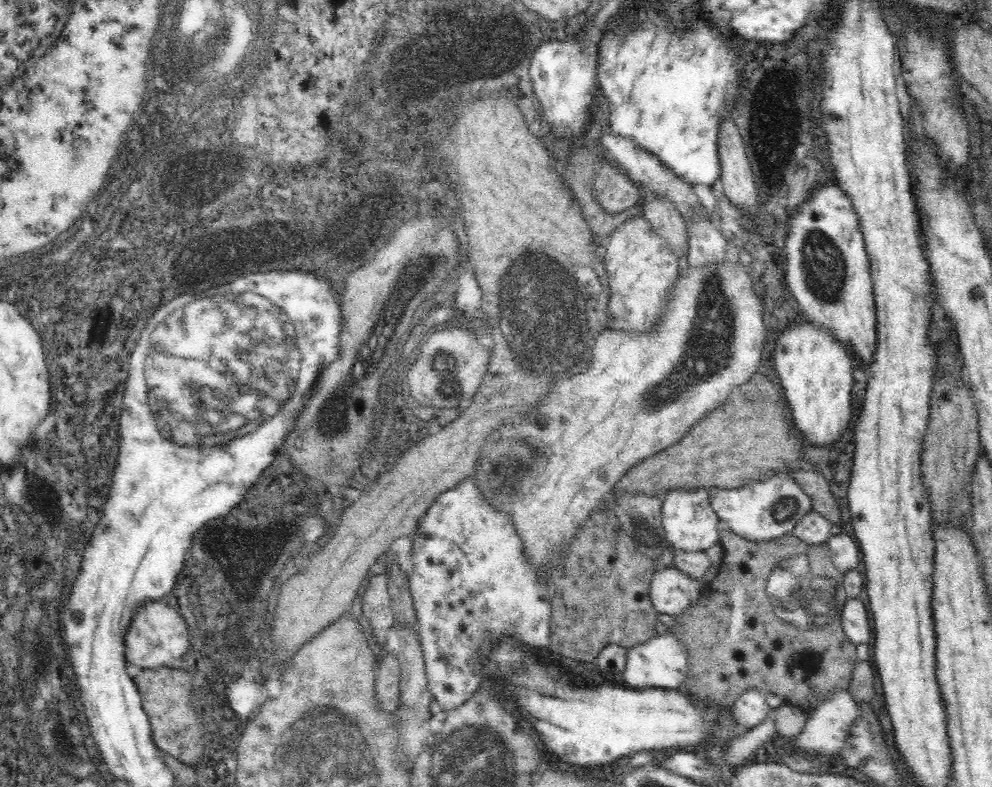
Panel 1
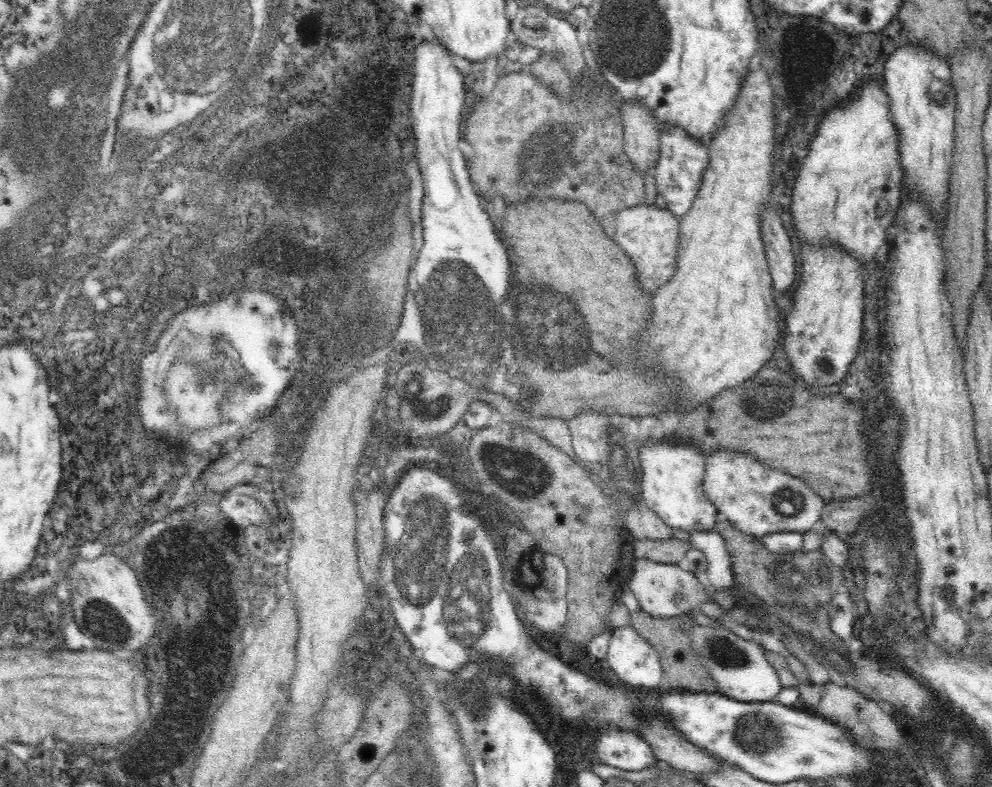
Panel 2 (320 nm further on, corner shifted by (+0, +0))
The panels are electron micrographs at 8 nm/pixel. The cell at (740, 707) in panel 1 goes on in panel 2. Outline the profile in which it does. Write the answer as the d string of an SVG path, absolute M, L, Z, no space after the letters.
M697 623L691 628L689 636L692 641L692 651L716 682L717 692L738 702L776 700L783 687L757 639L744 640L722 625L703 626Z

